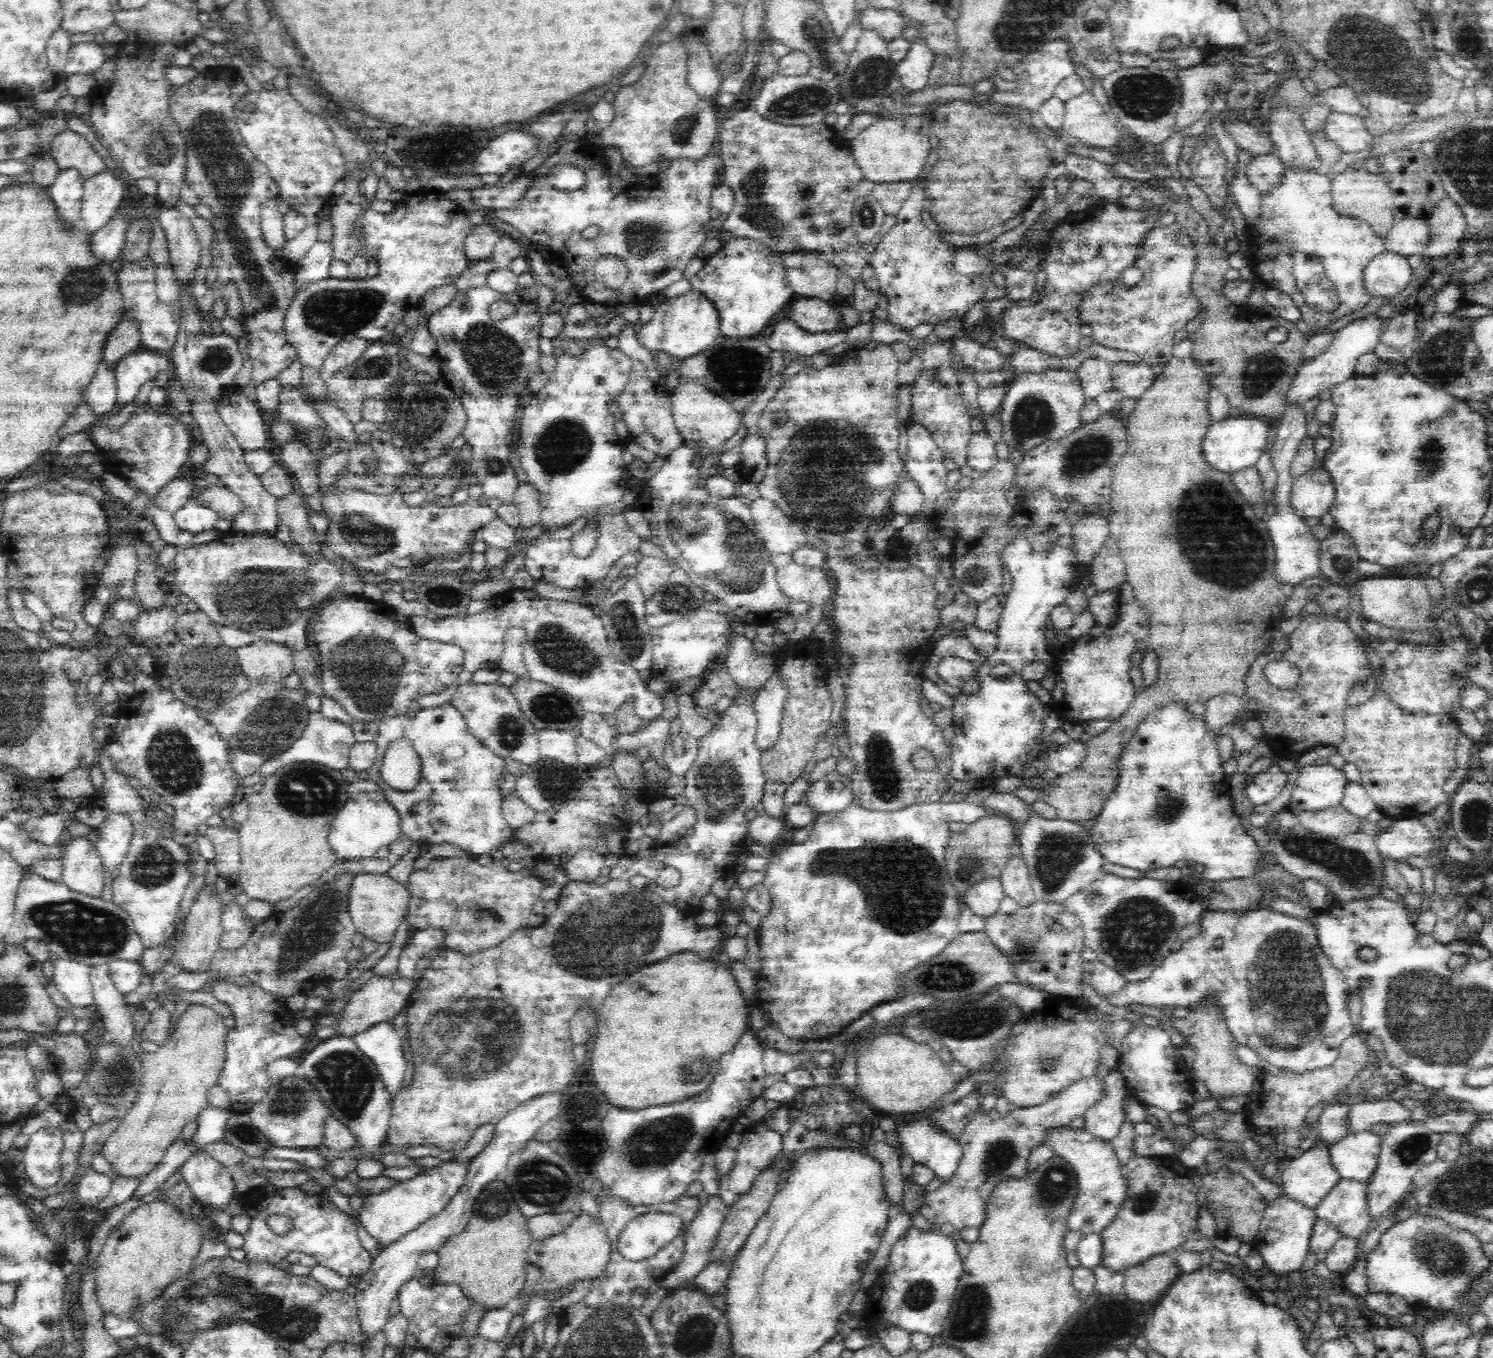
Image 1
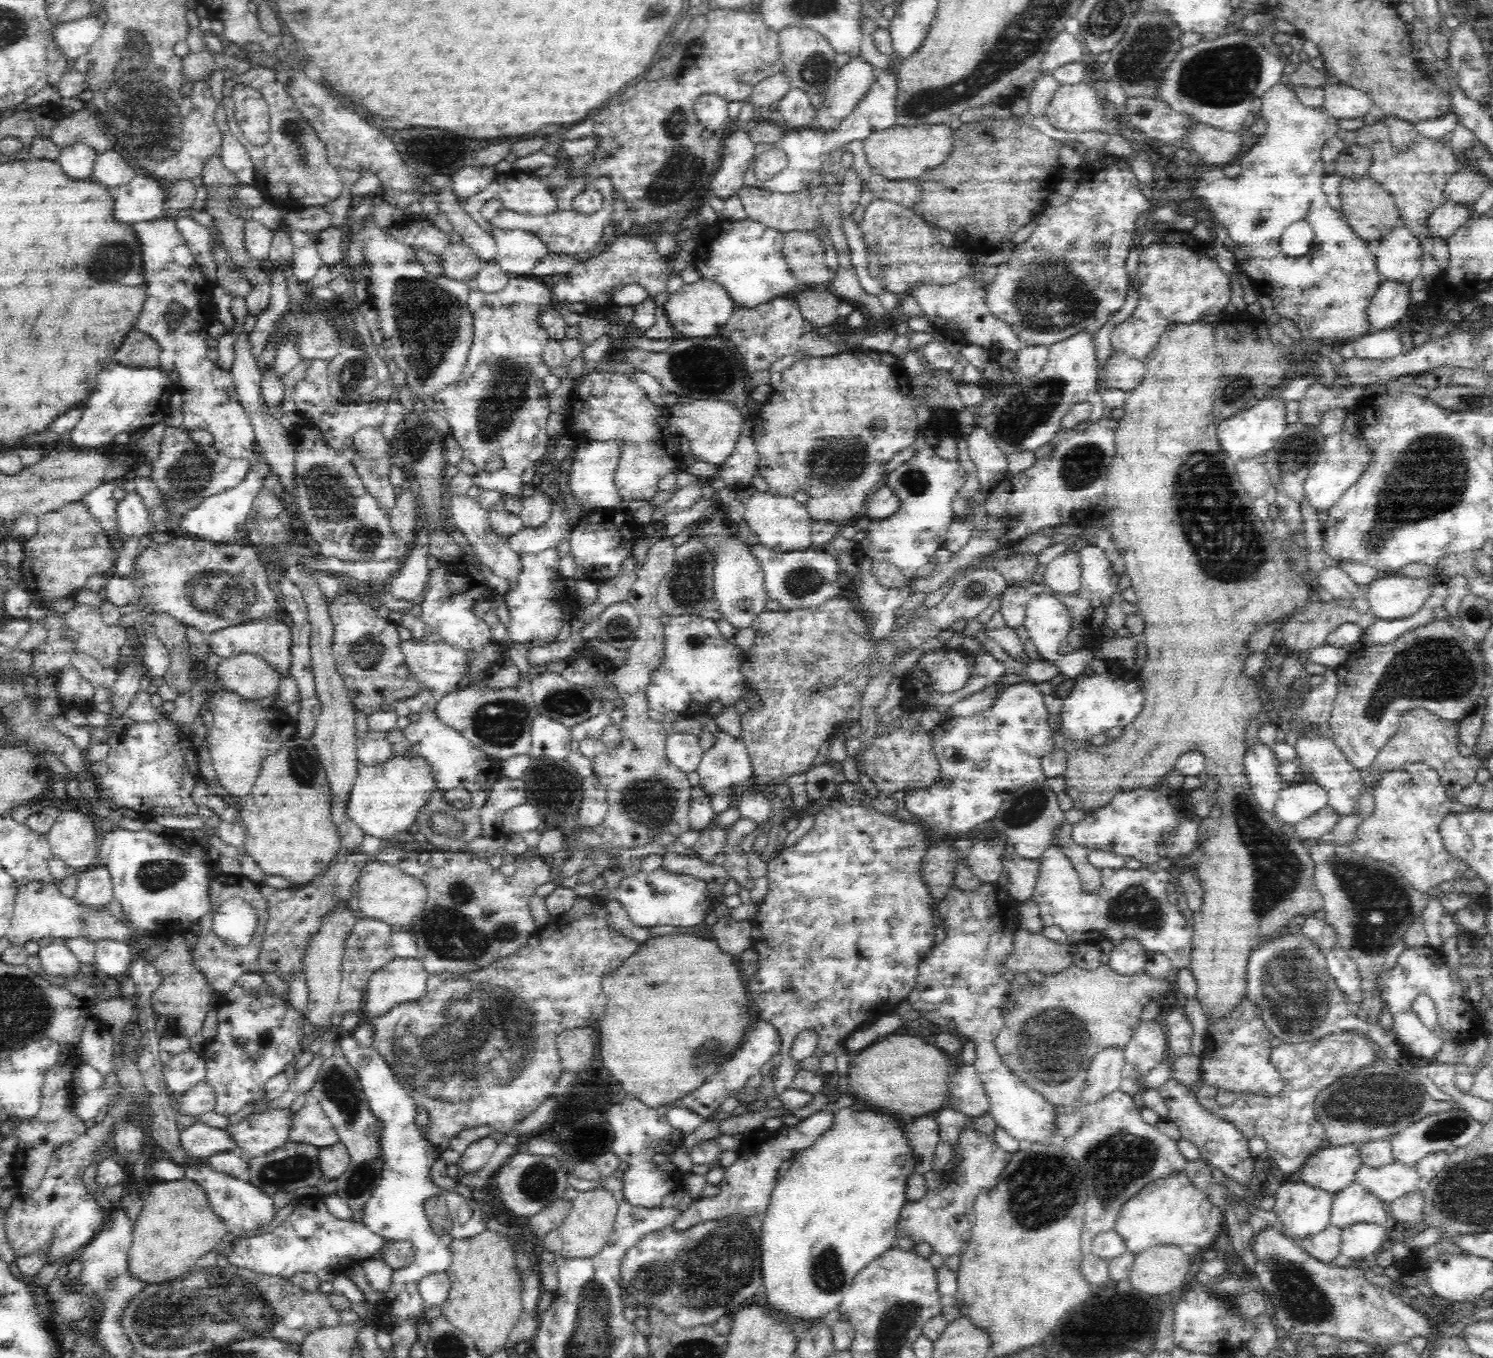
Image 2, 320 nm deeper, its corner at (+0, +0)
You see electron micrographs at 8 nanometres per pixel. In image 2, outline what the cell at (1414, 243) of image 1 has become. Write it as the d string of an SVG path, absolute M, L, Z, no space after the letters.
M1446 201L1428 218L1429 235L1446 240L1458 228L1465 226L1473 214L1472 206Z

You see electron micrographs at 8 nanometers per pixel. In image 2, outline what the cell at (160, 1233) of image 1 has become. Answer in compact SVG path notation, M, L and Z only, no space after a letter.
M186 1178L156 1182L144 1195L144 1204L133 1226L128 1269L141 1282L161 1283L196 1270L196 1262L223 1242L229 1229L209 1206L200 1185Z

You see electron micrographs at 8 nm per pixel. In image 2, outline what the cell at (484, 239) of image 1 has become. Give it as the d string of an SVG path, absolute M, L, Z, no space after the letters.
M462 240L452 243L439 257L443 276L464 283L476 279L484 265Z

